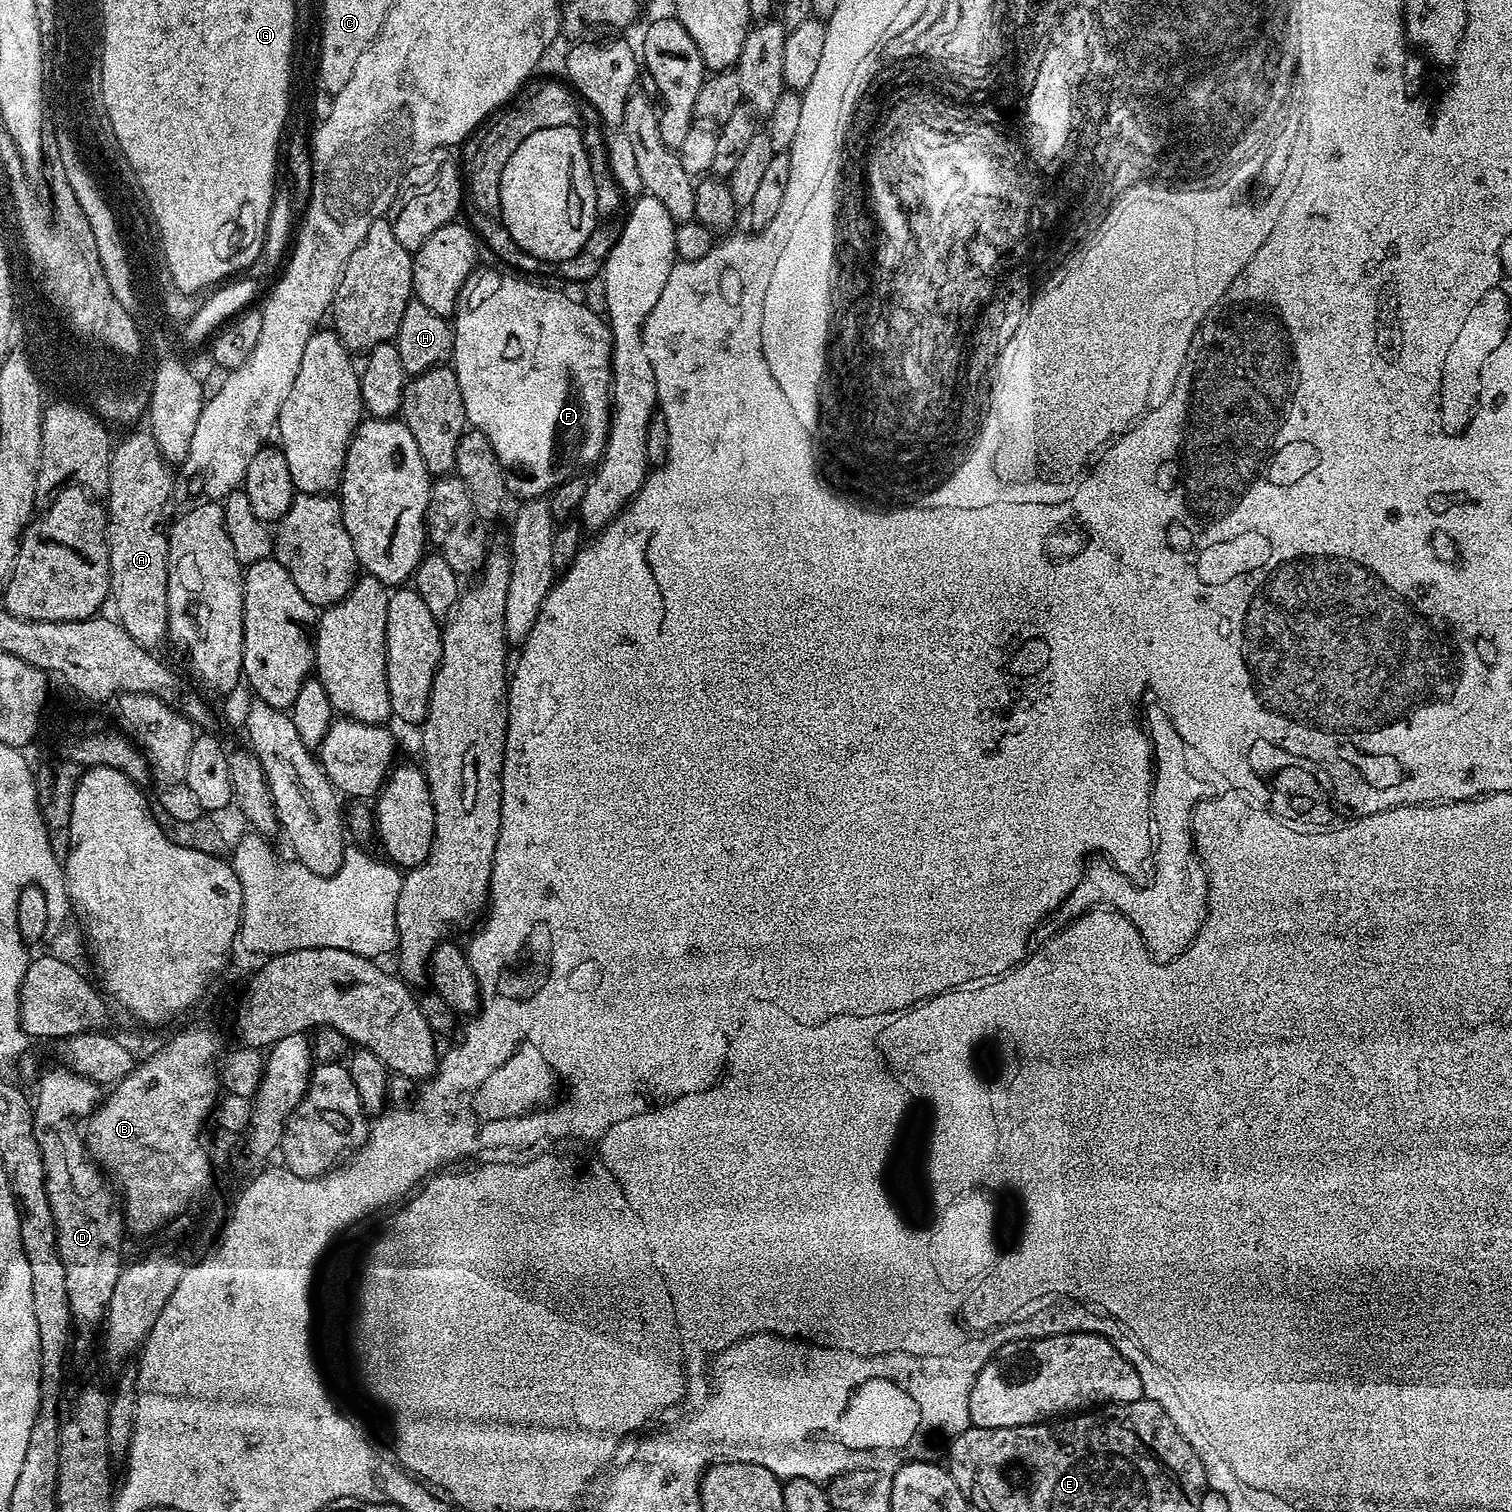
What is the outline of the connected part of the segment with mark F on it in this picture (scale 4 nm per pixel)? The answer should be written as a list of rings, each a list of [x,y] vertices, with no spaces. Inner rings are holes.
[[[484,272],[479,275],[473,274],[469,276],[468,281],[462,286],[460,297],[456,303],[456,311],[454,313],[454,323],[451,325],[453,334],[453,350],[450,359],[451,367],[456,373],[458,378],[458,386],[462,390],[462,402],[464,403],[464,419],[475,431],[486,434],[486,438],[490,442],[490,446],[494,446],[494,454],[500,459],[500,465],[505,468],[509,473],[517,472],[518,475],[510,480],[510,488],[513,493],[516,492],[522,496],[520,498],[544,498],[549,495],[553,490],[559,487],[560,484],[566,482],[573,476],[583,473],[588,468],[600,463],[601,456],[604,455],[604,447],[608,441],[608,422],[610,419],[610,397],[612,395],[612,329],[608,327],[607,319],[599,311],[595,312],[592,308],[587,308],[584,304],[579,304],[572,296],[567,296],[564,292],[559,292],[556,288],[543,288],[540,284],[535,284],[534,281],[528,280],[532,278],[521,278],[519,275],[507,276],[504,272]]]

